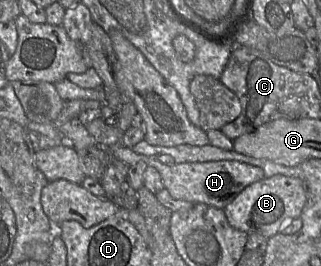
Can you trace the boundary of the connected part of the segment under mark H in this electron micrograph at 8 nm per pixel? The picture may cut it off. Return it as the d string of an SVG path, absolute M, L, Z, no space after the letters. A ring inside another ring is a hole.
M123 145L107 149L112 156L127 165L143 161L148 166L156 168L161 175L164 187L174 199L185 200L194 204L204 203L219 209L224 209L245 187L265 178L264 171L260 167L239 161L221 160L165 164L160 162L157 157L136 153Z

